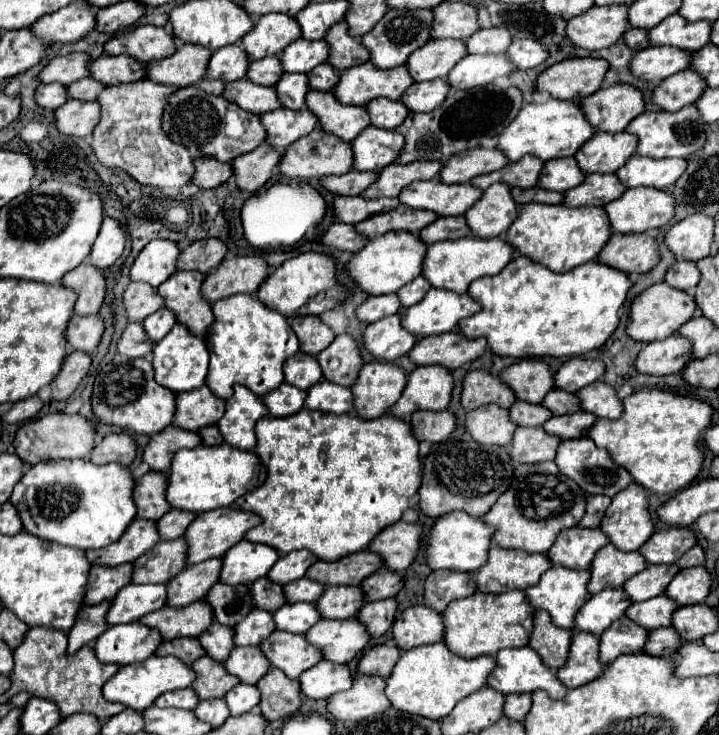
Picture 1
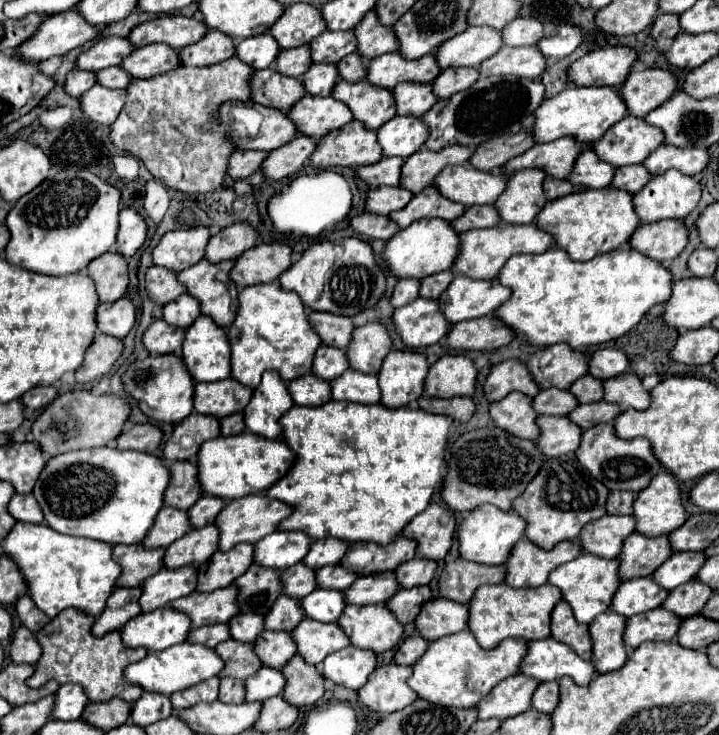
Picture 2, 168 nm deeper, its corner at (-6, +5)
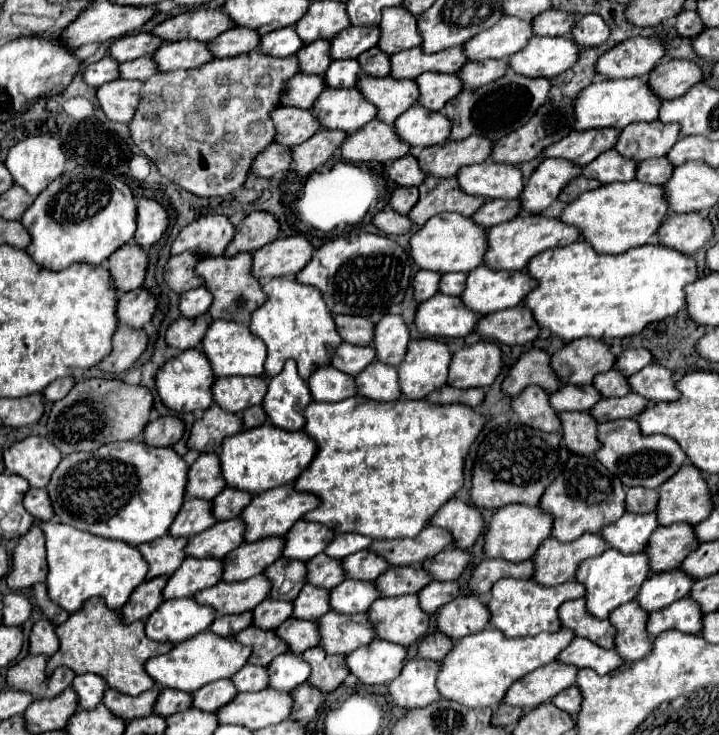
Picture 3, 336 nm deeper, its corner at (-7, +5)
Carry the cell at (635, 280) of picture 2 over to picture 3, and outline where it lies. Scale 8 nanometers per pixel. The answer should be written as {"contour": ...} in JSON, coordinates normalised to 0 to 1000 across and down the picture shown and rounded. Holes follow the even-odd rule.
{"contour":[[[814,327],[758,340],[736,356],[733,367],[747,381],[747,392],[727,414],[739,419],[752,446],[786,465],[811,457],[839,463],[889,454],[903,438],[939,430],[953,416],[953,389],[972,378],[967,354],[944,340],[897,332],[853,348],[830,346]]]}

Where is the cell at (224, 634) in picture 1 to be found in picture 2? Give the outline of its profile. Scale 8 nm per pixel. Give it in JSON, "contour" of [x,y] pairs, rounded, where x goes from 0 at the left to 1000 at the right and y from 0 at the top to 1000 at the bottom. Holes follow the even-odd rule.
{"contour":[[[331,835],[317,846],[320,868],[334,873],[353,873],[364,860],[364,846],[367,841],[362,835]]]}

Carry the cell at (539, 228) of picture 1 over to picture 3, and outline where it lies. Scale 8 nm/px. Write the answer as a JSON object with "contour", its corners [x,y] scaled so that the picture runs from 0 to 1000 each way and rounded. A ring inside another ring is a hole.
{"contour":[[[889,245],[853,248],[830,259],[808,264],[800,275],[783,283],[780,299],[797,305],[808,313],[811,327],[816,327],[833,346],[866,346],[875,337],[886,337],[908,327],[917,307],[930,291],[930,278],[922,253],[894,250]]]}

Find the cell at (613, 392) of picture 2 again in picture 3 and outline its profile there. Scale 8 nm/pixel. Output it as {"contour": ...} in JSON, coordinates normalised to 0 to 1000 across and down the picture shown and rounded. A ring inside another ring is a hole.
{"contour":[[[903,495],[897,503],[875,512],[878,531],[883,536],[897,539],[905,547],[919,547],[919,544],[942,544],[944,531],[939,528],[936,517],[936,503],[919,498],[919,495]]]}

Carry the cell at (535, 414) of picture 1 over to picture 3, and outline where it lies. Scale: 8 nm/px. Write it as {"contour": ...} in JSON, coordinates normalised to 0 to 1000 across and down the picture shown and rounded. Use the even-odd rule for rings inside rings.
{"contour":[[[786,522],[780,531],[766,536],[766,552],[775,561],[786,558],[822,558],[836,544],[836,536],[825,525],[797,525]]]}

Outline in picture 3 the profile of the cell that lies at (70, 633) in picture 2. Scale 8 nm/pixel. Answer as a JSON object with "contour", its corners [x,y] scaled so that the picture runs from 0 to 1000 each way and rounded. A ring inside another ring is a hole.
{"contour":[[[127,814],[118,819],[115,830],[96,838],[96,844],[79,852],[79,865],[85,871],[85,882],[65,898],[65,917],[74,917],[76,909],[93,906],[104,917],[138,917],[152,928],[152,936],[168,939],[182,947],[193,947],[202,939],[216,933],[213,922],[202,914],[202,901],[216,890],[235,887],[241,876],[224,876],[202,863],[202,846],[171,849],[168,835],[152,830],[143,814]]]}

